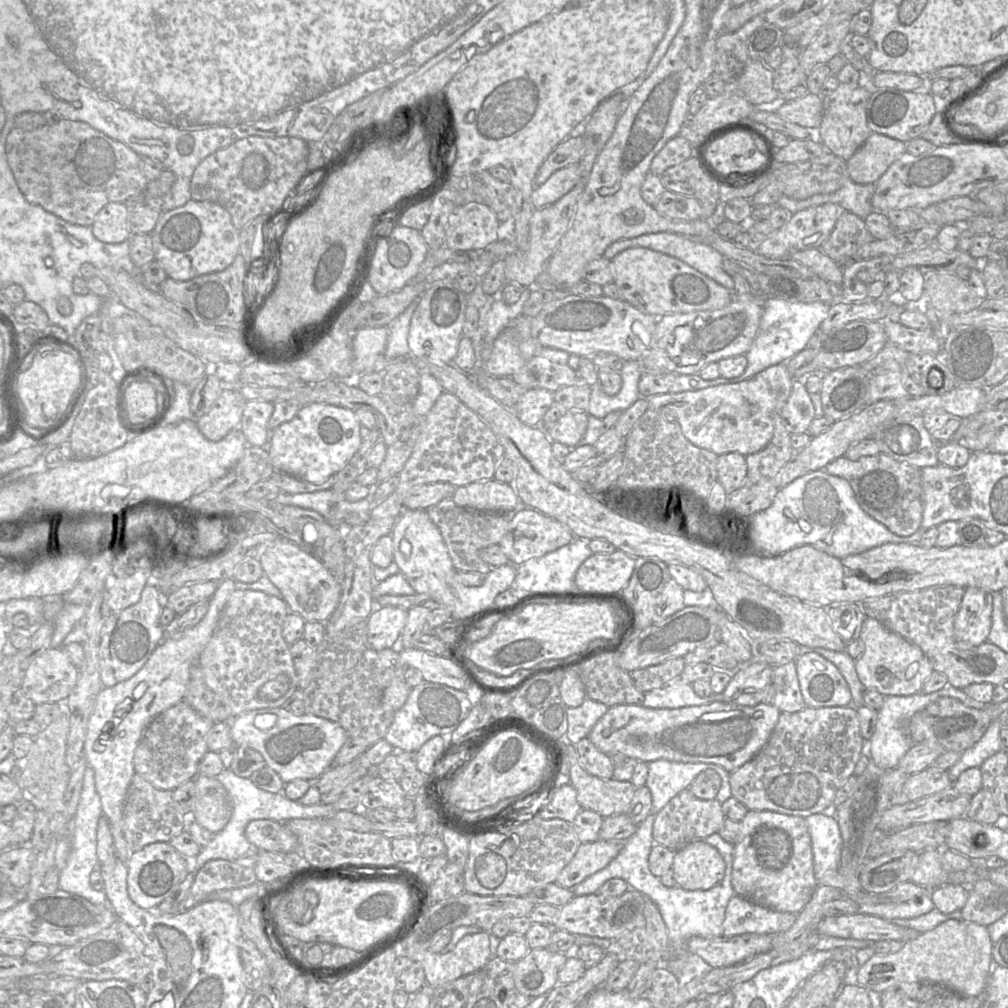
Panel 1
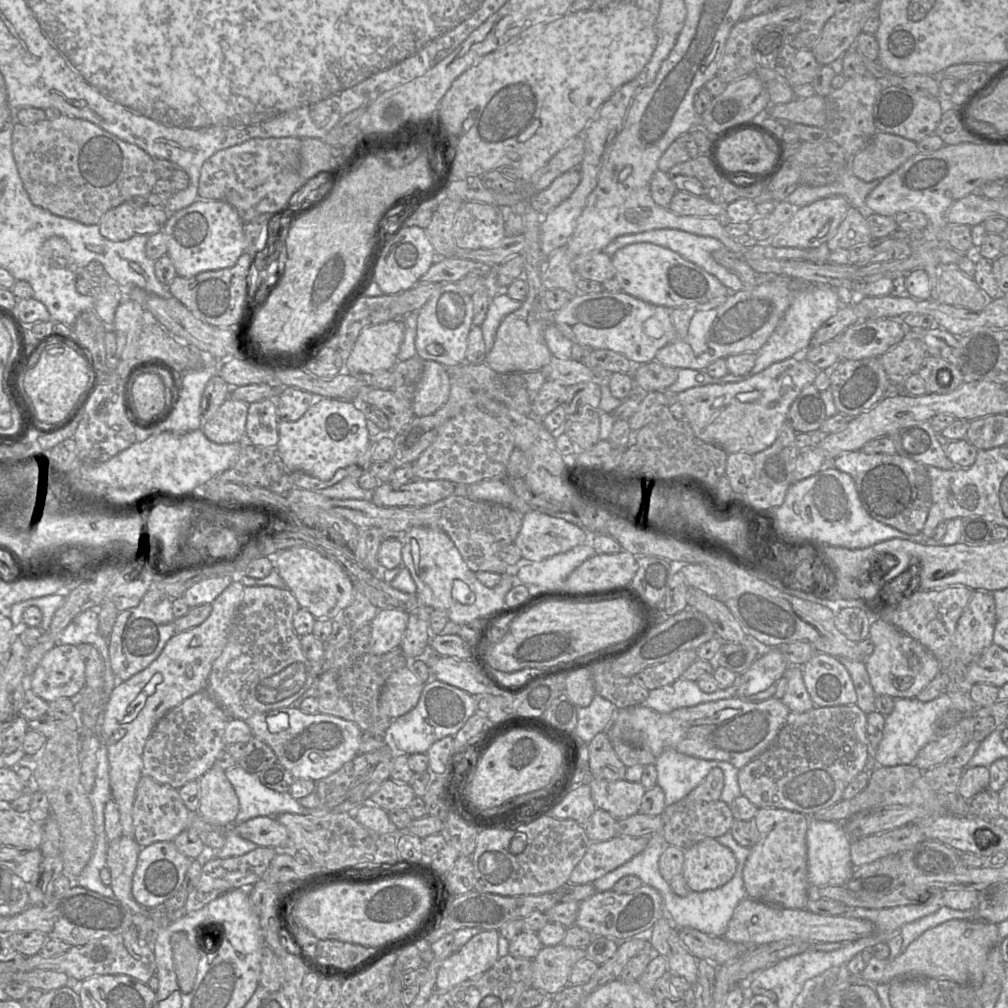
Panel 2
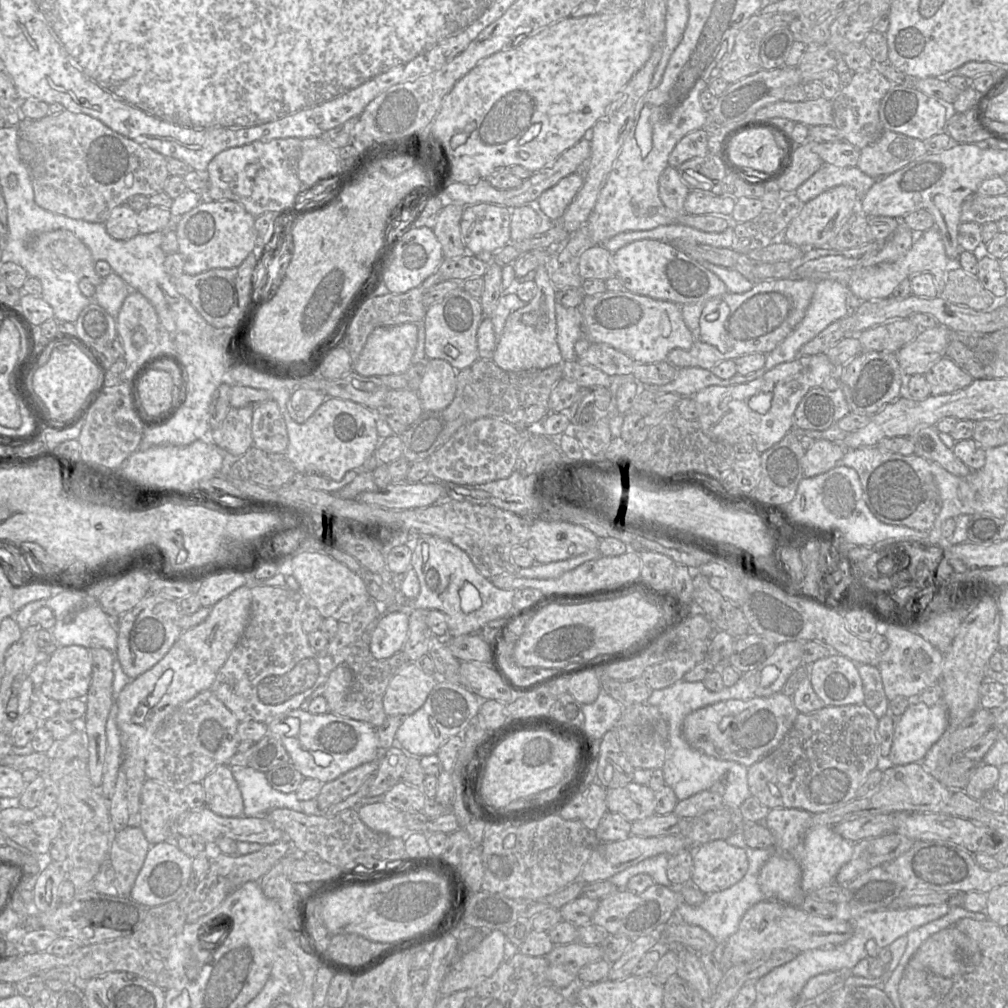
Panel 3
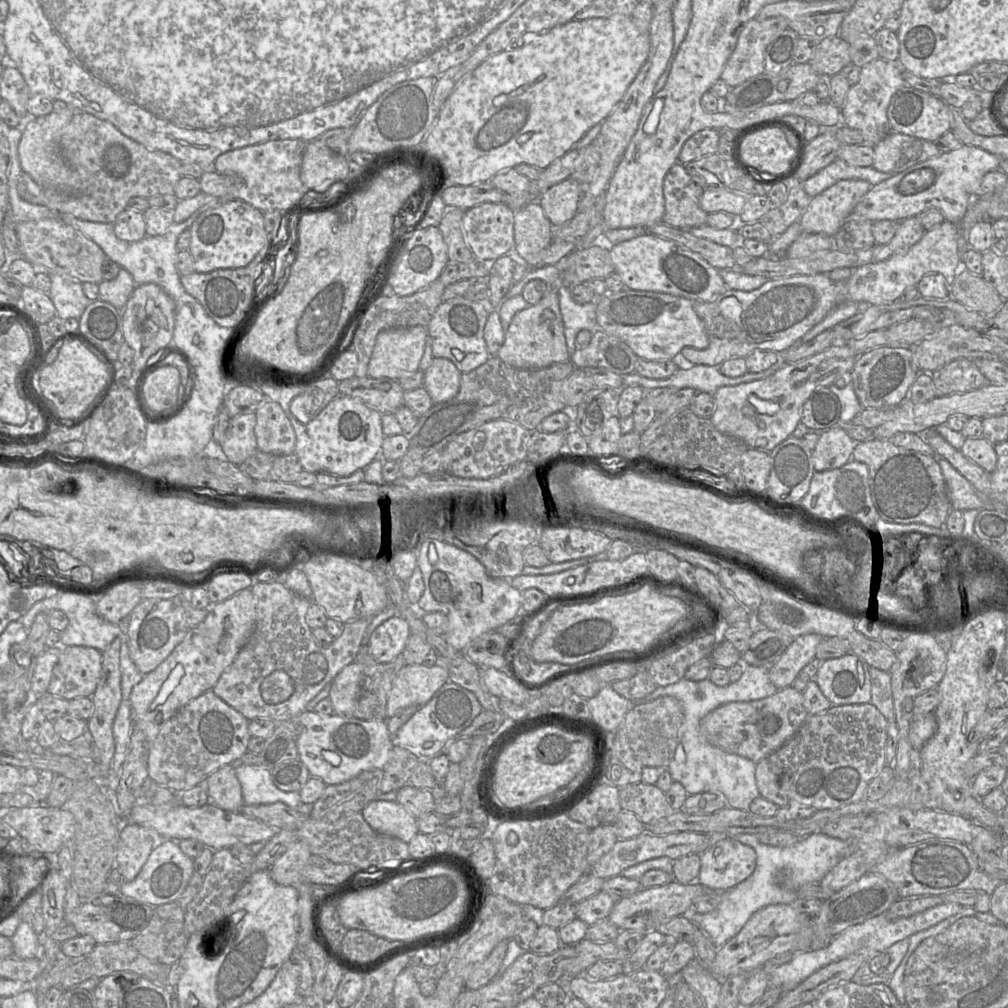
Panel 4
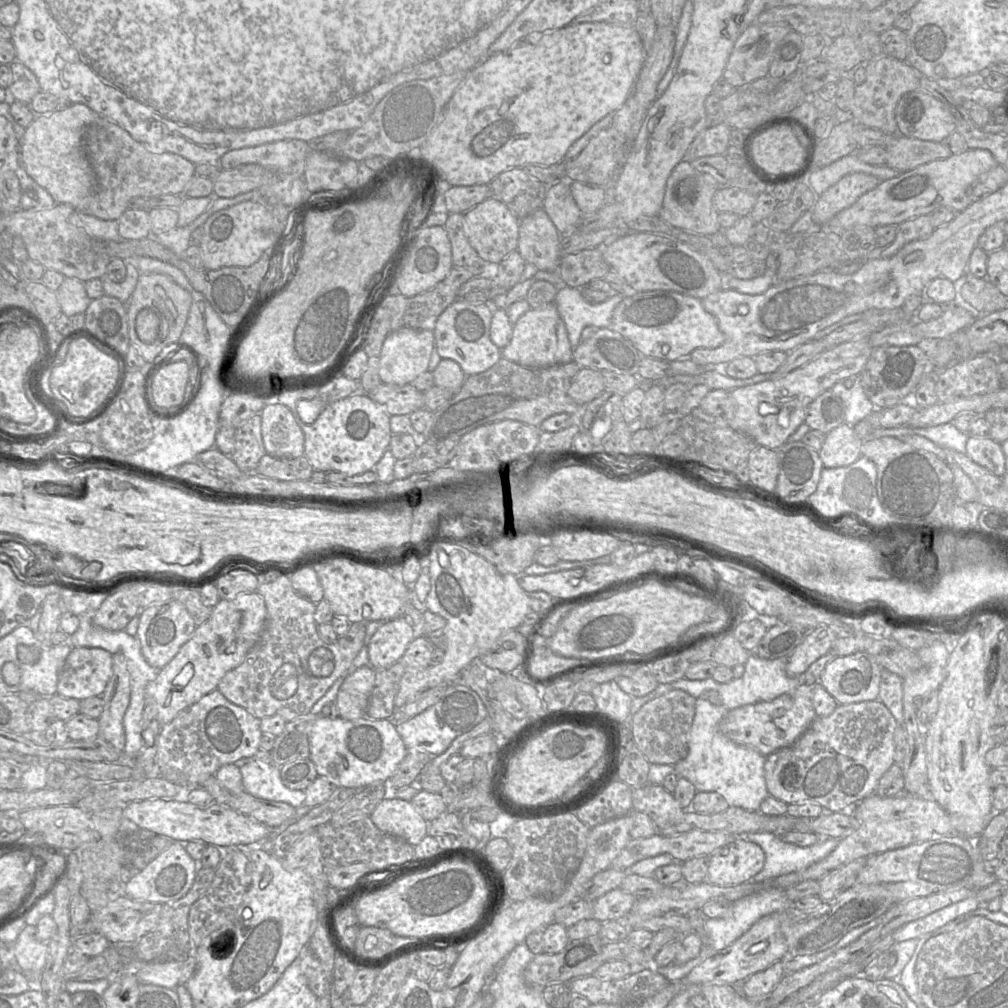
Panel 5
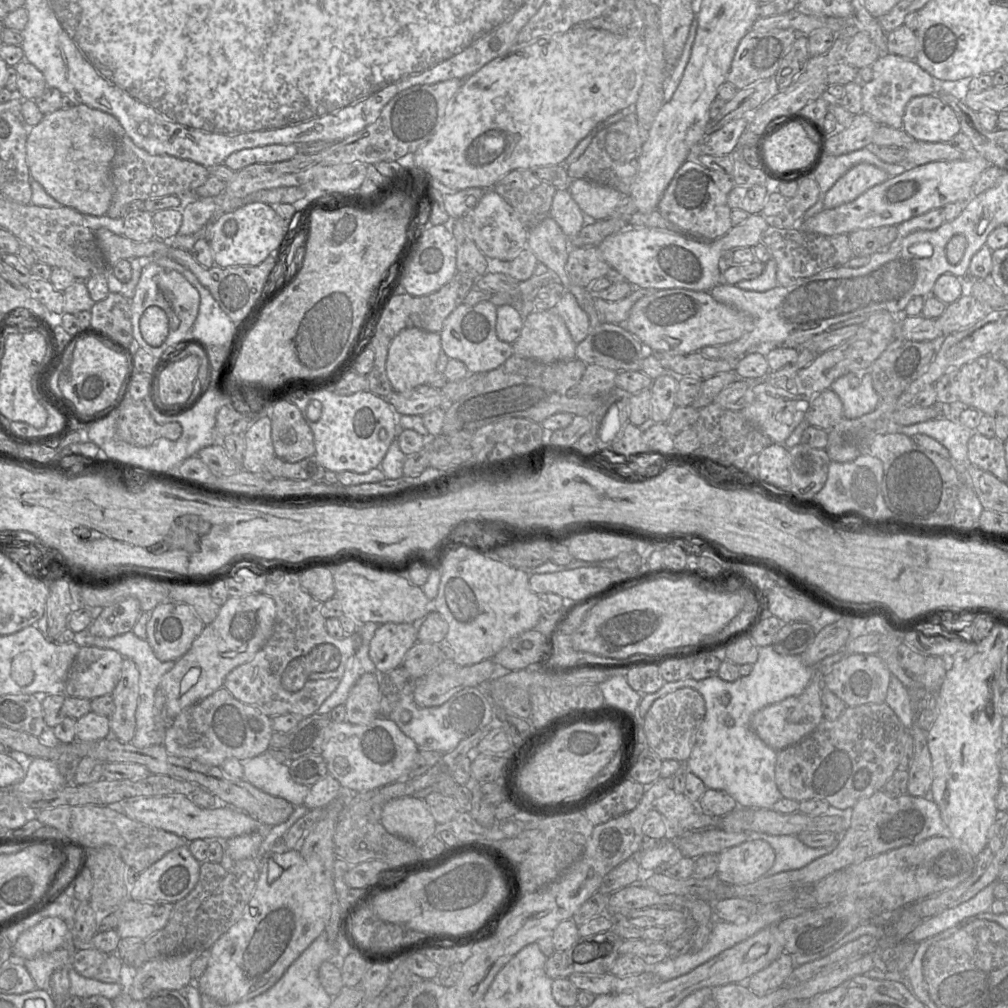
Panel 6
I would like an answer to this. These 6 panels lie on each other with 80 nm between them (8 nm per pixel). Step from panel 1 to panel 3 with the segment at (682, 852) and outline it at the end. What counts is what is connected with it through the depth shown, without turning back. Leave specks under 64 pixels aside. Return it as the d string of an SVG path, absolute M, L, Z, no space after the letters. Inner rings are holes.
M717 839L693 849L691 883L702 893L723 891L747 873L749 867L746 852Z

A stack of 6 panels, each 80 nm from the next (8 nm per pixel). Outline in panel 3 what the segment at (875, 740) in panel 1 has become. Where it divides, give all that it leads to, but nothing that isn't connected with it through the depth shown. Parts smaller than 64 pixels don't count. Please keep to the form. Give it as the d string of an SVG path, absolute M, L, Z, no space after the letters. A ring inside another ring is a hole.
M911 701L905 712L895 719L893 742L888 759L894 766L922 763L929 749L940 739L948 727L948 709L939 702L927 706L919 701Z

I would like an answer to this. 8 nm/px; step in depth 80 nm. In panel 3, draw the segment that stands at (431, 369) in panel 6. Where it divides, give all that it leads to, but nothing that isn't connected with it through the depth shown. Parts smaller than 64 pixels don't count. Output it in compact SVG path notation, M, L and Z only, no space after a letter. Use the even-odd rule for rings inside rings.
M414 323L376 328L367 338L353 371L363 377L404 375L412 365L418 341Z

